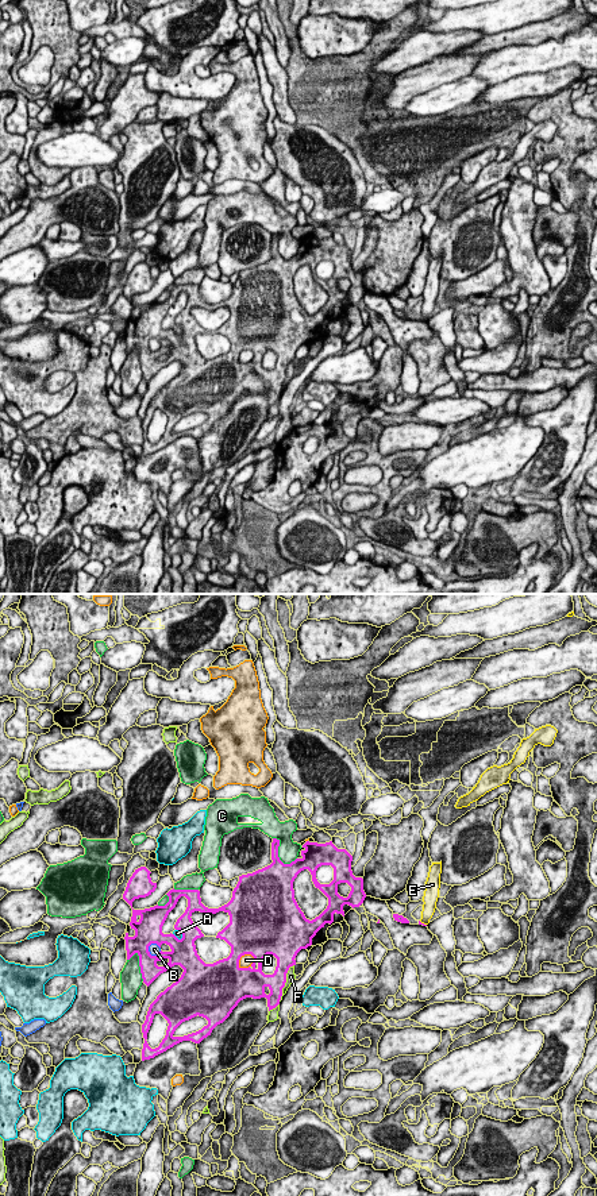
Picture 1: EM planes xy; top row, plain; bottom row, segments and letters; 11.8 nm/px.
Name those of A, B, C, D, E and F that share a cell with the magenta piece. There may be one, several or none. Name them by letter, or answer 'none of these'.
none of these

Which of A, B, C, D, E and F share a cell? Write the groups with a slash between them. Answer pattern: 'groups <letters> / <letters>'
groups A / B / C / D / E / F

